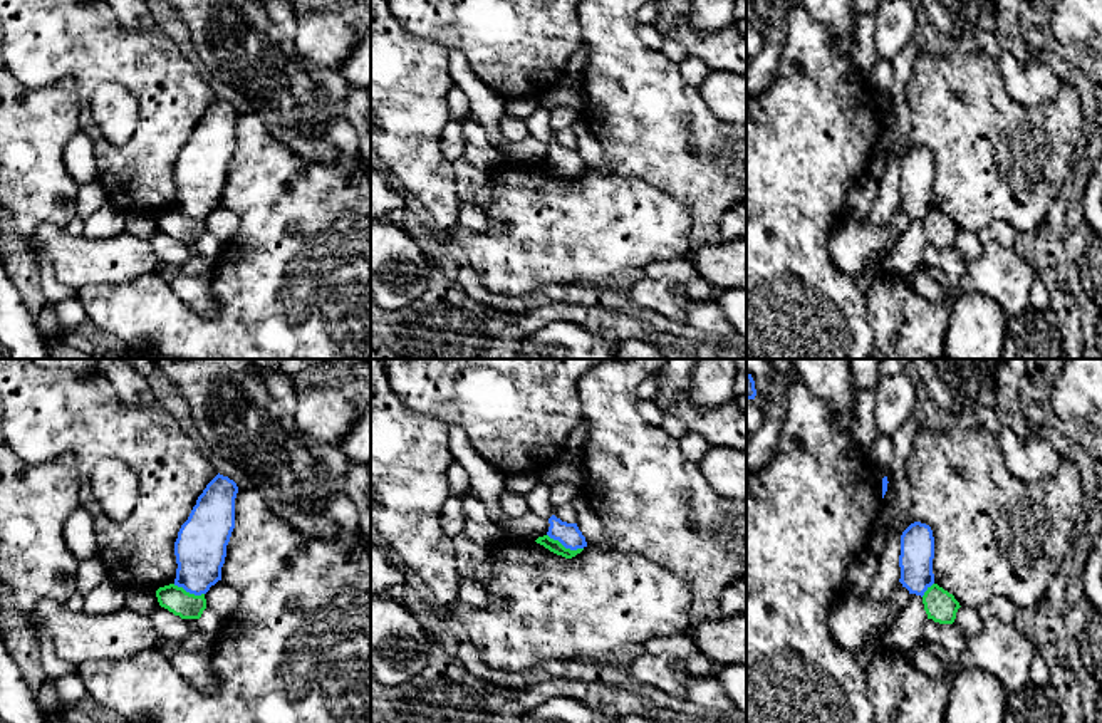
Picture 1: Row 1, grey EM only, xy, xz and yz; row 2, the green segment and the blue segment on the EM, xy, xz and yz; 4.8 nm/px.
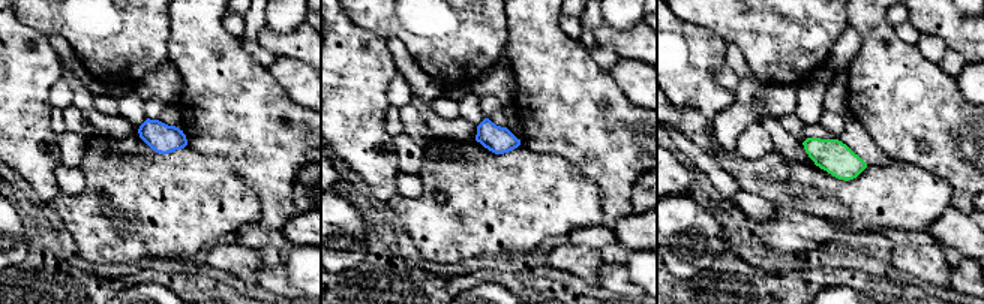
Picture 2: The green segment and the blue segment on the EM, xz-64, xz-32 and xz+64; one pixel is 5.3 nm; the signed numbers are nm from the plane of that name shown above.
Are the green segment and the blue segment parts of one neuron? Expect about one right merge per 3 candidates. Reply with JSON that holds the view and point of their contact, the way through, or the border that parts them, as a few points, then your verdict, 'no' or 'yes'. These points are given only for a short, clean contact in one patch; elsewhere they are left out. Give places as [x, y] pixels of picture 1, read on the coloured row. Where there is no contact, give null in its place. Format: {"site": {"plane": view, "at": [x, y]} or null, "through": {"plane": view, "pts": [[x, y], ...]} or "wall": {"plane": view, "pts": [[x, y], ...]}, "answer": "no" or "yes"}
{"site": {"plane": "xz", "at": [564, 547]}, "wall": {"plane": "xz", "pts": [[547, 534], [566, 547], [582, 549]]}, "answer": "no"}

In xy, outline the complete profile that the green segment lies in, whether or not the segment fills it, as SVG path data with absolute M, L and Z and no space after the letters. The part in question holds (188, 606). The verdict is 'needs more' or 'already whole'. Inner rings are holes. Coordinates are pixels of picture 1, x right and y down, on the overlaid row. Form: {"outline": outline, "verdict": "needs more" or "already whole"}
{"outline": "M174 584L159 587L156 597L161 607L168 609L181 619L200 619L206 609L205 594L195 596Z", "verdict": "already whole"}

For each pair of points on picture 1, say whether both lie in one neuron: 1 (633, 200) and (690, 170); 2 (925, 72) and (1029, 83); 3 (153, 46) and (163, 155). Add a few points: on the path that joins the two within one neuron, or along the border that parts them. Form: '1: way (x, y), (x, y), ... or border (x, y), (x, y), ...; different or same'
1: border (619, 175), (648, 182), (676, 198), (688, 212); different
2: border (997, 61), (1005, 89), (1030, 109); different
3: way (155, 72), (155, 86), (163, 94), (163, 128); same

